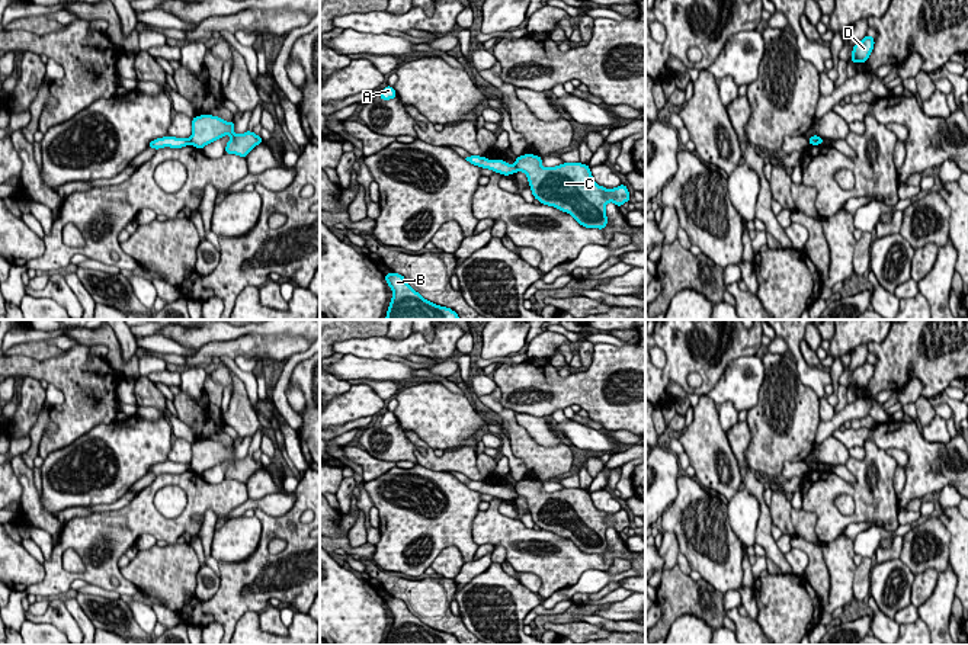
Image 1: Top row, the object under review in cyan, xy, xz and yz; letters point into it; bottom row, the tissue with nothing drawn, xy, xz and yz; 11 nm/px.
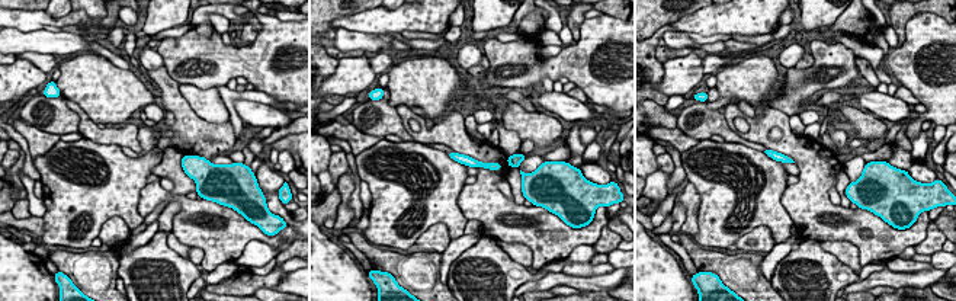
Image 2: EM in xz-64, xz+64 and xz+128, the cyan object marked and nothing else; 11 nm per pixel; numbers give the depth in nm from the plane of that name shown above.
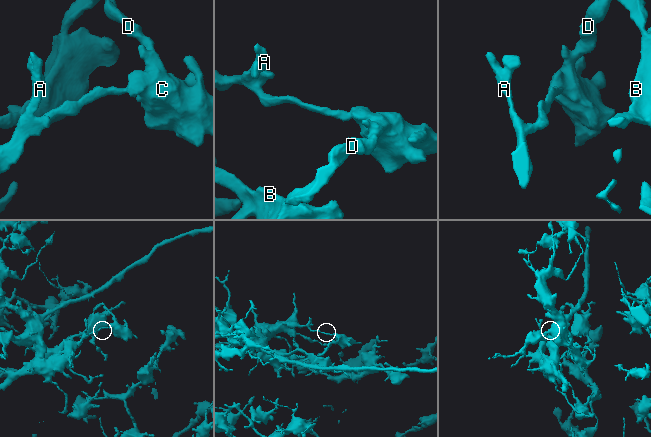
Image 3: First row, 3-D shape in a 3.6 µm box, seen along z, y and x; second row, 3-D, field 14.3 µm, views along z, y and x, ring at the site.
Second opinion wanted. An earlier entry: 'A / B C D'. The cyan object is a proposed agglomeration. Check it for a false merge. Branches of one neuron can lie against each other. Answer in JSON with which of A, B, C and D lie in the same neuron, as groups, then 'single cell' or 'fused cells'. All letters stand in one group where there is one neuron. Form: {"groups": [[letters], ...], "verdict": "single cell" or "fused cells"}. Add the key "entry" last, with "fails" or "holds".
{"groups": [["A"], ["B", "C", "D"]], "verdict": "fused cells", "entry": "holds"}

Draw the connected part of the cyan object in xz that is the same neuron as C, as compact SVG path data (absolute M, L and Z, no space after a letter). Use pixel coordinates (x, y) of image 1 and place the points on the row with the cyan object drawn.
M525 154L516 157L515 166L528 177L532 195L544 205L568 212L581 227L603 230L608 225L606 205L622 206L631 202L628 187L599 186L587 164L562 163L544 167L542 157Z

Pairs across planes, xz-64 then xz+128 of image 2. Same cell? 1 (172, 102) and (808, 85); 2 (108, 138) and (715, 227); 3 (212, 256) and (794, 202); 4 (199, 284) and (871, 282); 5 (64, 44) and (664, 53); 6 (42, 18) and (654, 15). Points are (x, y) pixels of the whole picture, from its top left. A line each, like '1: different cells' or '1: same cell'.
1: different cells
2: different cells
3: same cell
4: same cell
5: different cells
6: different cells

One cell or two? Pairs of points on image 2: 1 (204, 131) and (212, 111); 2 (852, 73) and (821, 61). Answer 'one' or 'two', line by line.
1: two
2: one

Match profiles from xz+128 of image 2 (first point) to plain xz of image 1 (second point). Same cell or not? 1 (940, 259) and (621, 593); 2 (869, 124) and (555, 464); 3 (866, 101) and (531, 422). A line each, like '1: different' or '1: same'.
1: different
2: same
3: different

